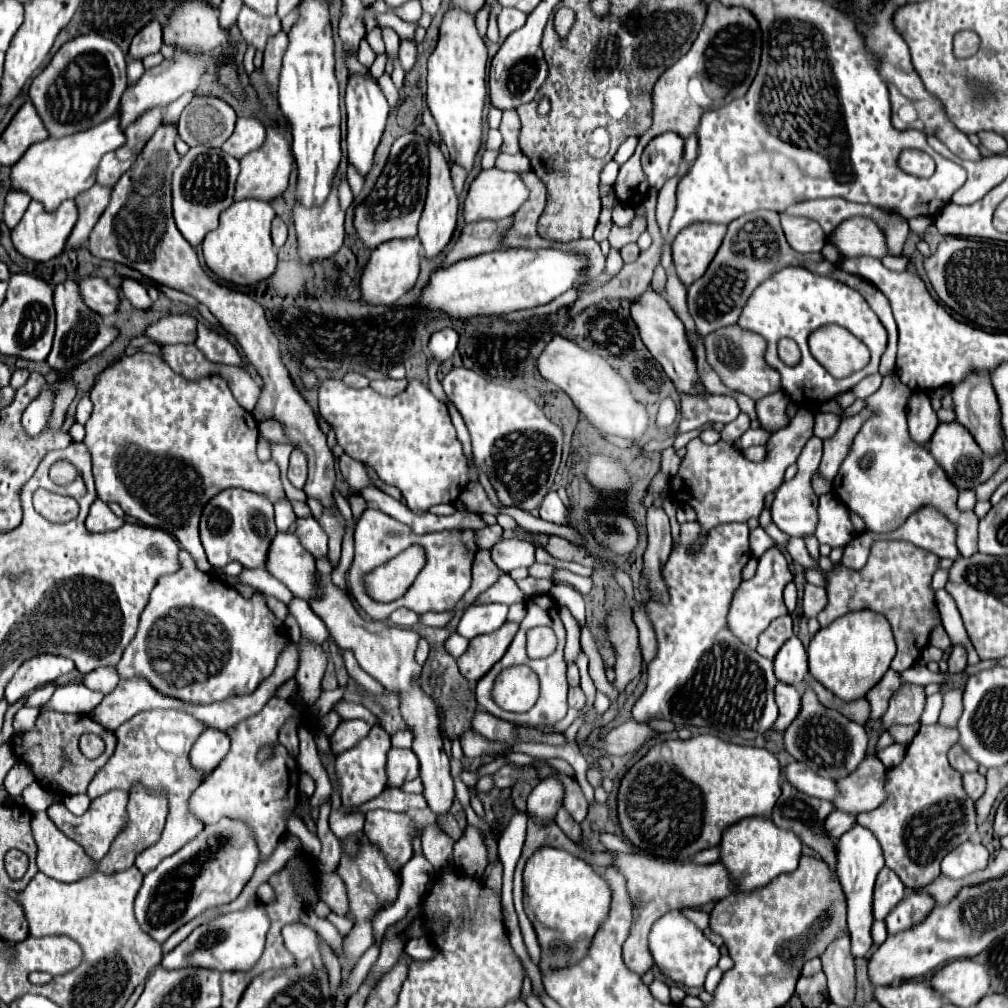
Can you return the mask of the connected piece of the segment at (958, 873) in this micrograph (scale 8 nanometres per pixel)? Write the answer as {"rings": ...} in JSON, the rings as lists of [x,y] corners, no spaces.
{"rings":[[[965,841],[951,853],[941,863],[941,873],[951,877],[951,879],[961,879],[969,873],[975,873],[979,869],[985,869],[989,863],[989,851],[981,843]]]}

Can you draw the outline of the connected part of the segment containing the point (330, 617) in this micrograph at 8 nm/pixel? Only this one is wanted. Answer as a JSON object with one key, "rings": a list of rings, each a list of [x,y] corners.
{"rings":[[[319,573],[317,587],[319,587],[317,589],[319,597],[309,601],[309,605],[315,611],[315,615],[325,623],[329,637],[341,649],[353,651],[357,663],[361,665],[361,669],[365,673],[369,673],[375,681],[379,681],[387,691],[399,695],[399,711],[401,711],[401,717],[405,719],[409,731],[413,733],[413,751],[421,765],[421,781],[425,785],[423,795],[425,795],[429,807],[435,811],[435,815],[447,815],[447,811],[455,799],[455,789],[453,789],[453,779],[449,775],[449,757],[443,749],[443,737],[439,733],[435,703],[417,685],[417,679],[421,675],[421,665],[415,661],[415,649],[417,649],[419,635],[413,629],[389,625],[387,621],[377,621],[377,625],[367,623],[353,607],[347,591],[333,585],[331,577],[325,577]]]}

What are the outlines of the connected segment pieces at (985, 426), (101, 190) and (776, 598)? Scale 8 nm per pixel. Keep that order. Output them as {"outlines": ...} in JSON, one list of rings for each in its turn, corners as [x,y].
{"outlines":[[[[969,373],[961,383],[957,383],[953,387],[953,409],[957,413],[957,421],[961,425],[965,425],[971,435],[975,437],[975,441],[979,443],[979,447],[987,453],[987,455],[995,455],[999,451],[1003,451],[1003,439],[1001,439],[1001,425],[999,425],[999,403],[991,385],[991,377],[987,373]]],[[[93,185],[91,189],[83,191],[75,203],[77,203],[77,211],[79,211],[79,219],[75,223],[75,229],[69,235],[67,241],[67,249],[79,249],[85,245],[85,241],[89,239],[91,229],[95,227],[97,219],[101,217],[103,209],[109,203],[109,195],[111,189],[103,187],[103,185]]],[[[777,547],[765,551],[759,557],[759,567],[757,567],[755,577],[743,581],[733,595],[733,603],[731,603],[727,621],[735,637],[739,637],[745,645],[757,647],[757,637],[769,627],[769,623],[781,615],[787,615],[787,607],[783,603],[783,589],[789,581],[793,581],[793,575],[789,571],[789,565],[783,553]]]]}

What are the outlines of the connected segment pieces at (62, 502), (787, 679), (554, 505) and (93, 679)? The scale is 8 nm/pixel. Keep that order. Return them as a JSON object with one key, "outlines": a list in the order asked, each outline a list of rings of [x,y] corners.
{"outlines":[[[[39,489],[35,493],[35,509],[39,509],[43,517],[55,523],[71,521],[79,513],[79,505],[71,505],[71,497],[63,497],[45,489]]],[[[793,635],[775,657],[775,675],[787,685],[799,687],[807,675],[807,653],[803,643]]],[[[549,491],[541,503],[541,519],[557,523],[557,525],[569,525],[571,515],[555,491]]],[[[99,667],[93,673],[87,673],[83,677],[83,685],[95,691],[103,691],[105,695],[111,693],[111,689],[115,689],[117,683],[119,683],[119,677],[115,673],[115,667]]]]}

